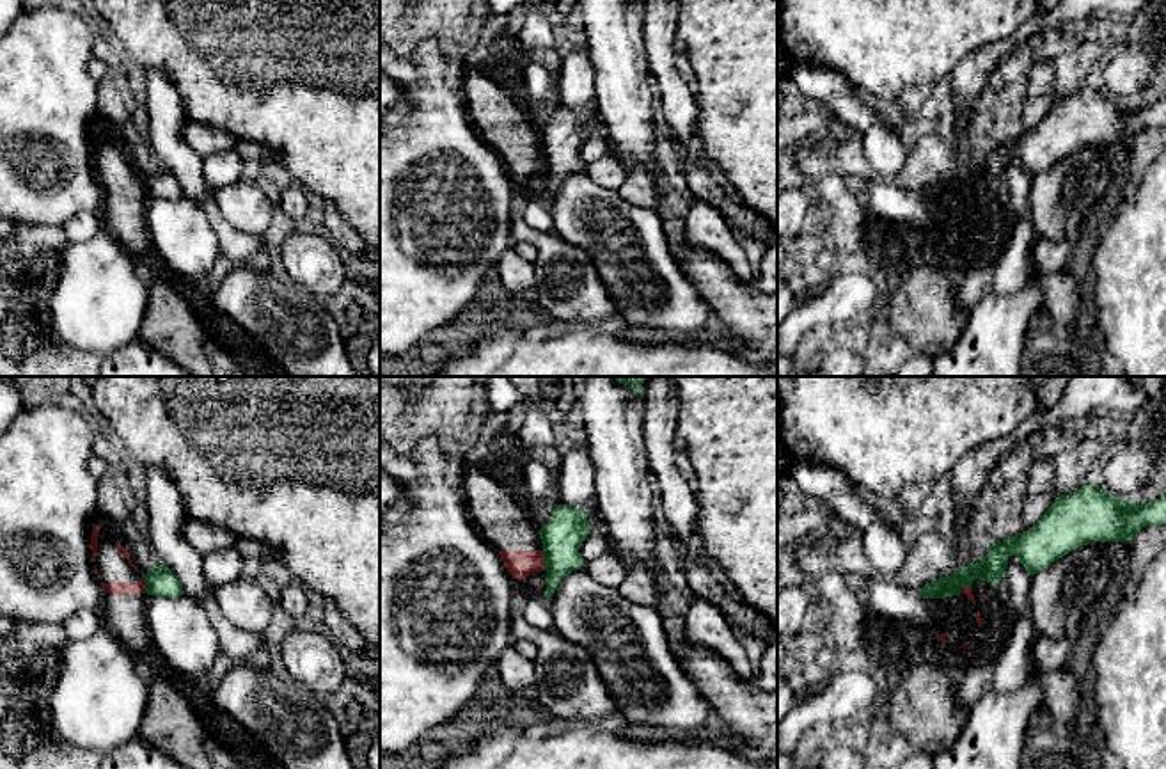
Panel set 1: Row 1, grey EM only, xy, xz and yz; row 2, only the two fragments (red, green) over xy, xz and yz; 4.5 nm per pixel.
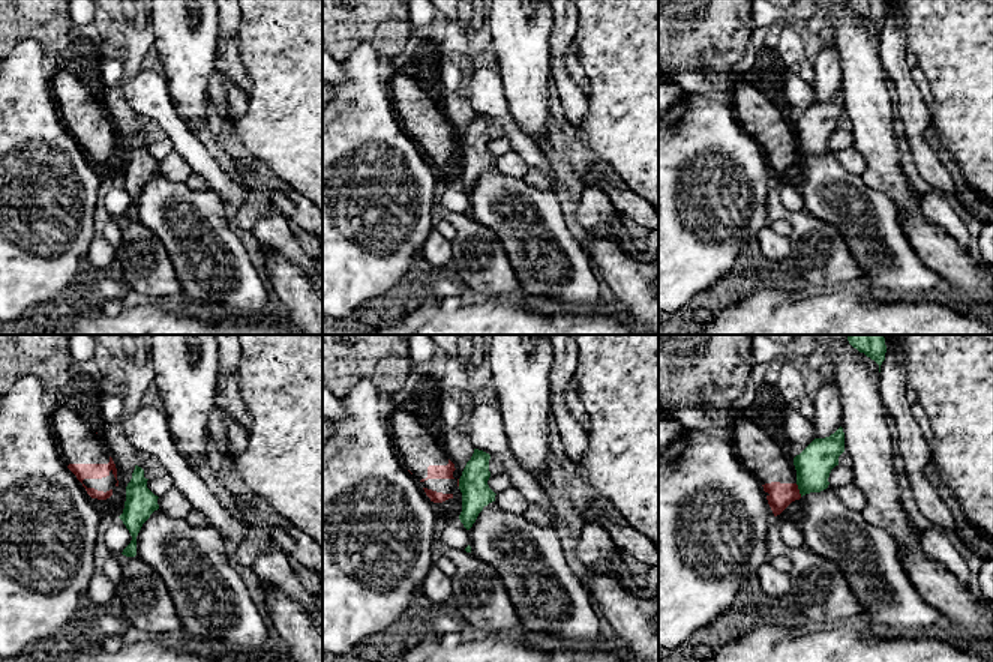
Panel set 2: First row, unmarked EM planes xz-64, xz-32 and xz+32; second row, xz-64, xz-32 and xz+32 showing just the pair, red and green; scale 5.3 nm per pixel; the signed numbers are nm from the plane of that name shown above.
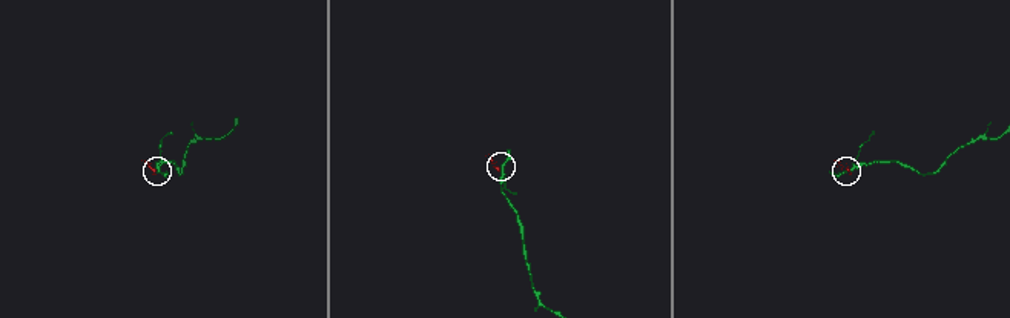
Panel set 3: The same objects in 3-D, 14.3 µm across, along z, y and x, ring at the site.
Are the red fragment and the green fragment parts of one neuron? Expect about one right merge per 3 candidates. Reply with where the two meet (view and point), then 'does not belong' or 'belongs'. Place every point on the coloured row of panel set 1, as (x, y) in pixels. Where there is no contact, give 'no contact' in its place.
xz (543, 560) | does not belong

